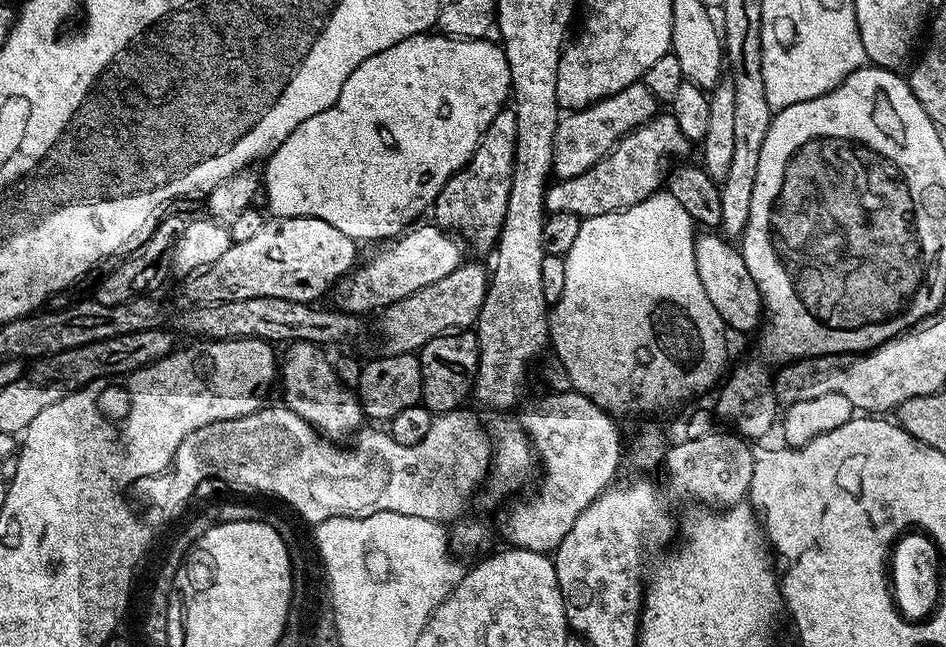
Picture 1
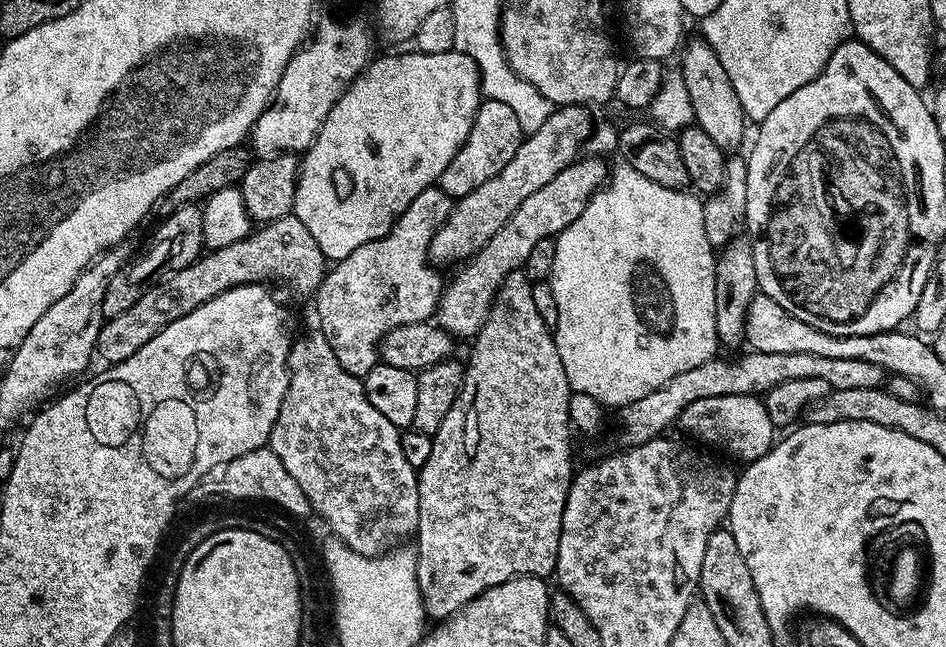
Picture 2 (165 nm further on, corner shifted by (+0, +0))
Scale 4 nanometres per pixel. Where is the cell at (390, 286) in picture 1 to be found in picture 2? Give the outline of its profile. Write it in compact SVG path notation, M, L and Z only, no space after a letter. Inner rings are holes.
M568 104L557 107L538 126L538 130L527 133L518 146L518 154L510 158L509 164L502 169L502 174L490 178L490 182L482 182L478 190L470 190L470 194L459 197L453 203L452 212L446 218L446 222L434 234L428 251L428 259L437 266L443 264L456 264L466 262L530 198L530 194L535 194L537 190L542 190L546 182L550 182L566 166L570 166L581 155L580 147L584 143L589 143L594 127L594 119L587 107L578 104Z

